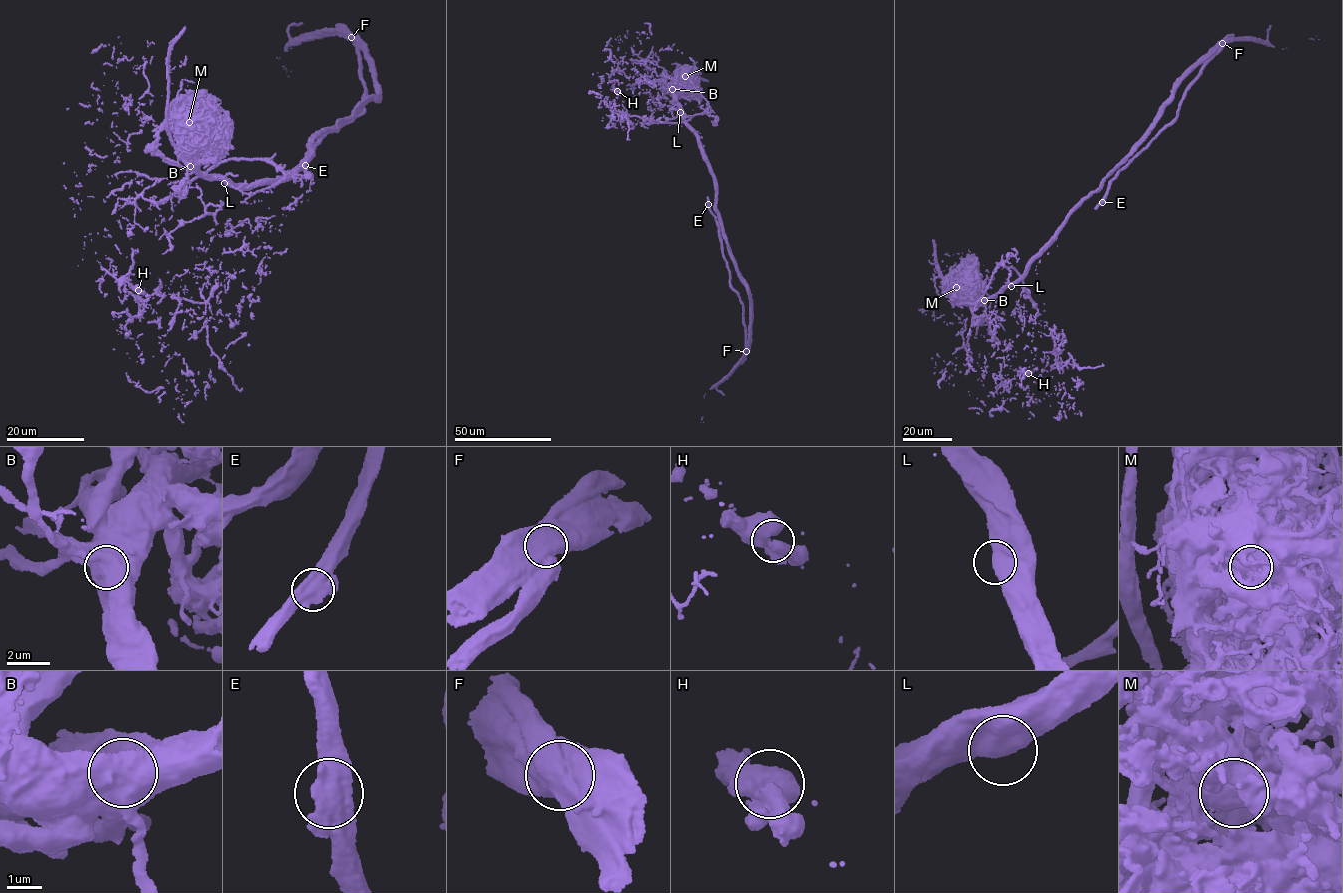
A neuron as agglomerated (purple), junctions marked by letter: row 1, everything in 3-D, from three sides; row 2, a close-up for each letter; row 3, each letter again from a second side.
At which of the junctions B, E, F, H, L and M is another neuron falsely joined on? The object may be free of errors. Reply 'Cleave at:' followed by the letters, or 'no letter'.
Cleave at: F

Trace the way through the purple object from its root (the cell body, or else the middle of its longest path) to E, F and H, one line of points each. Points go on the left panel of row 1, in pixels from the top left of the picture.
E: (229, 180), (275, 182), (320, 133), (378, 94), (363, 49), (362, 109), (318, 137), (305, 165)
F: (229, 180), (247, 186), (275, 182), (310, 154), (320, 133), (378, 94), (368, 49), (351, 37)
H: (229, 180), (188, 176), (245, 236), (206, 277), (261, 280), (239, 320), (212, 294), (138, 290)

